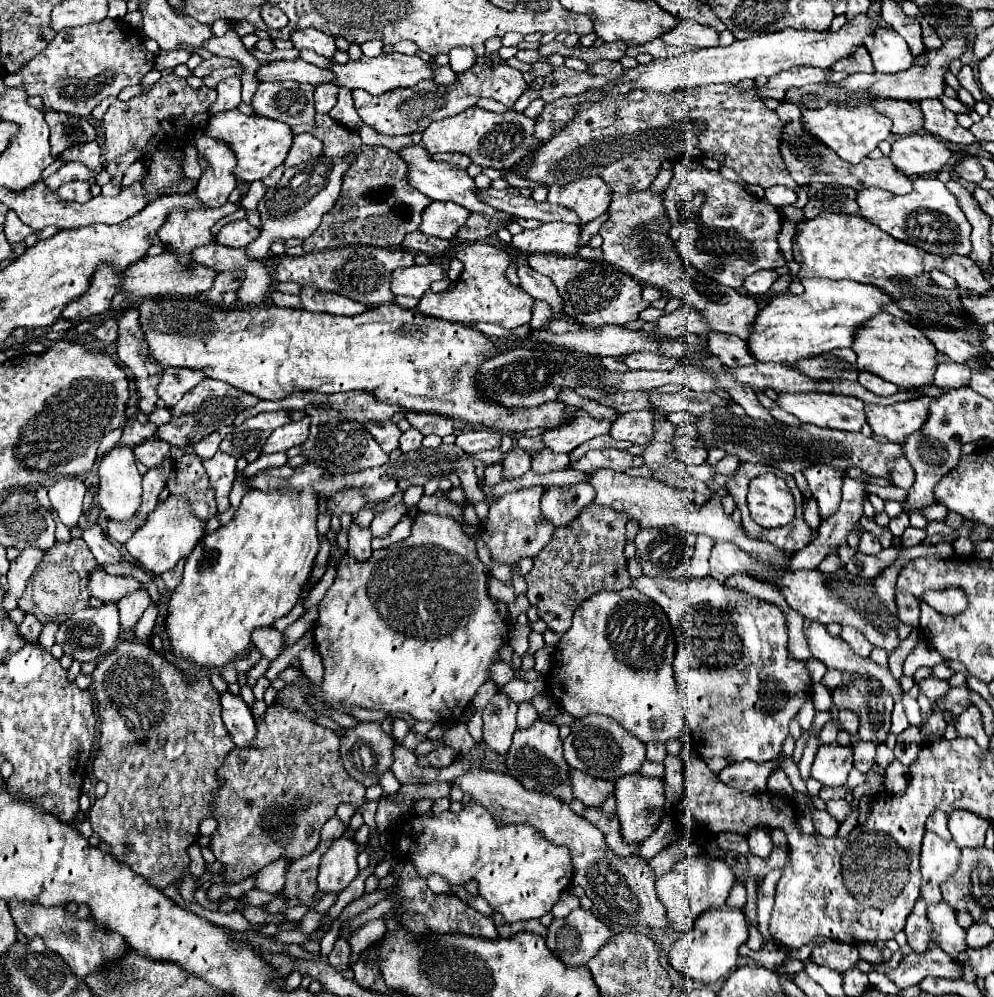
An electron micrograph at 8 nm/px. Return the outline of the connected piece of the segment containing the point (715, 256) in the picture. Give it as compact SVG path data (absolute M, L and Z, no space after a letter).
M678 161L674 165L674 175L664 191L664 207L670 219L668 235L674 243L676 253L684 259L686 267L704 273L706 277L720 281L726 287L740 289L744 279L760 269L778 269L786 265L780 245L778 233L782 229L782 215L776 207L764 203L762 199L750 195L744 187L724 179L720 171L704 169L704 165L694 161Z

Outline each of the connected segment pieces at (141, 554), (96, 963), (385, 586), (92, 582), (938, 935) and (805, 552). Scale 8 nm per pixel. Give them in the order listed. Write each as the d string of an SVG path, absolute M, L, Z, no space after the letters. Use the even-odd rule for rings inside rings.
M170 495L166 501L158 503L158 507L148 515L146 525L132 535L132 539L126 543L126 549L132 559L140 563L146 571L150 571L152 575L162 575L164 571L172 569L180 559L186 559L204 535L206 521L200 521L192 513L188 499Z
M12 901L8 909L22 935L26 935L28 939L42 937L54 953L60 953L72 973L76 973L80 979L84 979L90 971L102 967L104 963L118 959L128 949L126 941L118 933L100 933L92 917L80 919L76 915L70 915L66 911L66 905L56 905L56 909L44 909L42 905L16 905L16 901Z
M418 513L412 535L404 541L394 543L388 549L374 551L368 561L354 561L354 557L344 555L344 559L338 563L338 573L332 583L332 587L326 591L324 599L318 603L318 619L314 623L314 641L316 649L324 663L324 675L322 683L316 687L310 685L310 695L318 701L322 701L328 707L334 707L338 713L348 715L352 707L364 707L364 709L376 709L376 711L404 711L410 713L416 721L456 721L462 717L464 709L470 705L472 697L476 695L478 687L490 679L490 665L498 661L498 651L504 643L508 643L508 625L500 615L496 613L494 599L488 595L488 583L484 575L484 565L478 559L476 543L462 531L462 527L442 515L434 513Z
M100 565L92 569L92 577L88 579L88 589L94 597L98 597L102 603L118 603L124 595L130 591L142 589L144 585L136 581L134 577L116 577L106 573Z
M946 903L928 905L928 921L932 923L930 939L950 957L958 957L966 945L966 931L956 923L956 911Z
M862 473L860 477L852 479L852 477L844 477L844 487L842 487L842 503L840 503L840 511L834 515L834 517L828 517L822 521L822 525L818 527L818 537L808 545L804 547L800 553L794 553L792 557L792 563L788 569L816 569L816 565L828 555L828 553L834 553L838 549L838 545L846 543L846 537L848 533L854 529L854 525L858 523L858 519L864 515L864 501L868 499L868 479L870 475L868 473Z

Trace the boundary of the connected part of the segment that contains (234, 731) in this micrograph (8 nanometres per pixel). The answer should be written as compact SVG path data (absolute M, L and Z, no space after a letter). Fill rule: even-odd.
M222 693L220 695L222 705L222 721L226 731L230 733L236 747L246 747L256 737L256 725L250 707L240 699L240 695Z

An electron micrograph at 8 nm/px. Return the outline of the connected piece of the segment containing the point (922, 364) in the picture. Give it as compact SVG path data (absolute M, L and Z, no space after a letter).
M886 311L872 317L872 321L864 321L864 325L860 325L854 337L852 351L858 357L856 365L860 371L870 371L874 375L880 375L882 379L898 385L900 389L930 385L938 363L936 347L922 333L922 329L912 327L912 323L894 317Z

